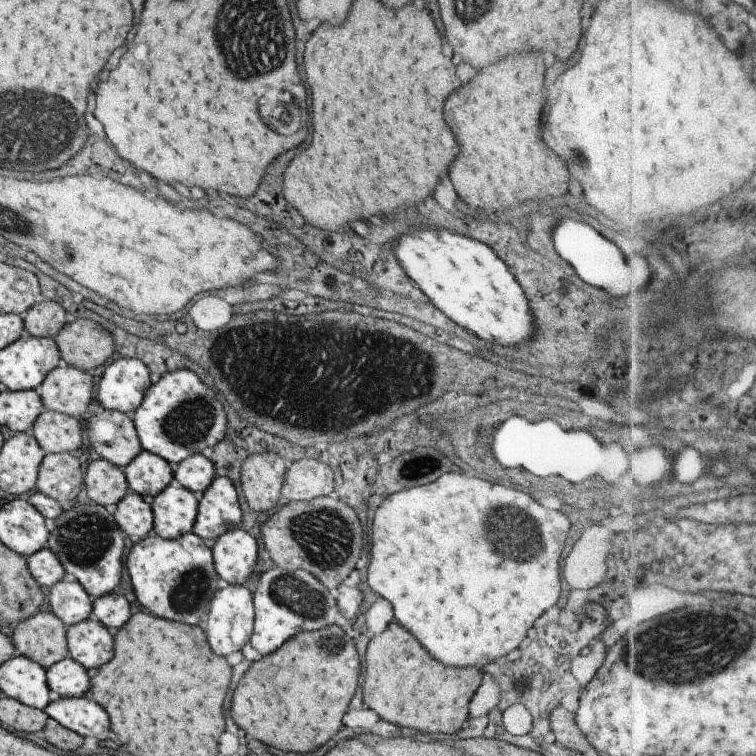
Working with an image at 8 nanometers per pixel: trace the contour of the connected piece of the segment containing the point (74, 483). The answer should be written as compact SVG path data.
M70 453L46 455L39 468L35 488L63 505L76 502L84 482L84 464L85 461Z

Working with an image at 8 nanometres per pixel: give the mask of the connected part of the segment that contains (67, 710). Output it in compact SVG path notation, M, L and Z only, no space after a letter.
M90 696L64 698L48 703L45 711L64 728L76 732L81 737L92 736L106 740L110 732L110 720L102 706Z

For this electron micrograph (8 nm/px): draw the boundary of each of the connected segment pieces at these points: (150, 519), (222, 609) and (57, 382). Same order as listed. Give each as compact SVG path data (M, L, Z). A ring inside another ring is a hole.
M130 491L116 505L117 509L113 514L115 523L134 545L153 532L154 515L149 499Z
M229 585L215 592L206 616L206 636L212 650L220 656L230 656L240 652L242 646L251 639L255 623L253 593L244 585Z
M68 365L56 367L50 371L42 384L34 390L40 395L41 403L45 409L80 419L80 414L90 406L90 402L94 398L92 386L94 386L94 380L89 373L77 366Z

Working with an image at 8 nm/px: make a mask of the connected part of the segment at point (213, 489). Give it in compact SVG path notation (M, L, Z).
M216 476L198 498L198 514L193 532L207 544L213 545L232 528L238 529L237 525L242 522L242 509L228 477Z

